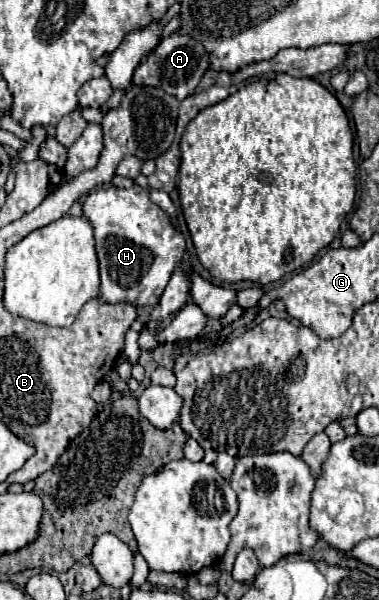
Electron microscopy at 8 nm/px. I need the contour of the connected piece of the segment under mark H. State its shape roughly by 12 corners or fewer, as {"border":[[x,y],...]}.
{"border":[[90,190],[100,298],[156,304],[186,252],[148,190]]}

